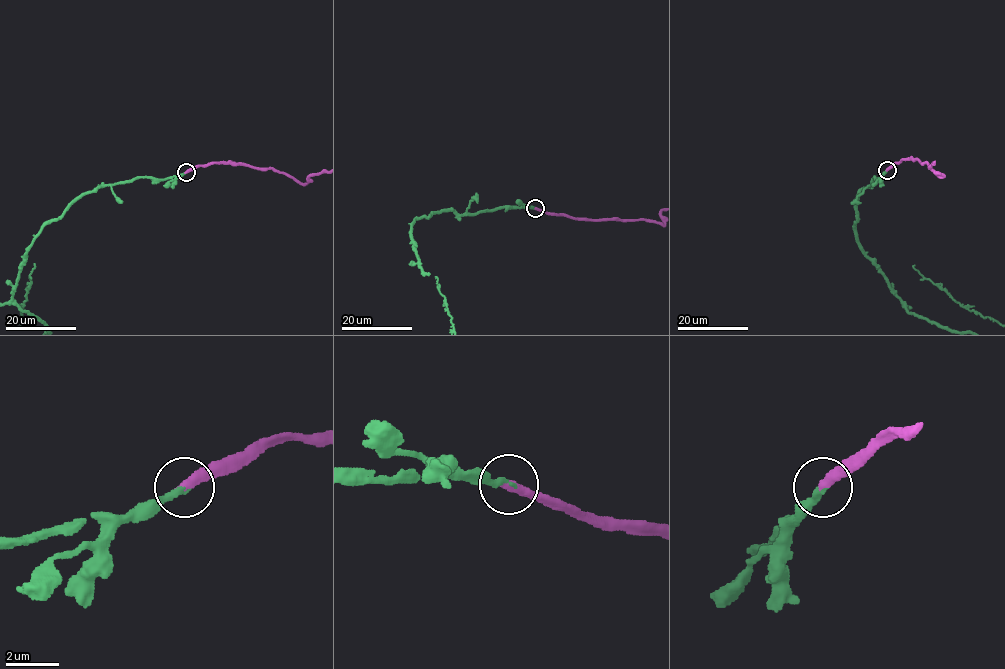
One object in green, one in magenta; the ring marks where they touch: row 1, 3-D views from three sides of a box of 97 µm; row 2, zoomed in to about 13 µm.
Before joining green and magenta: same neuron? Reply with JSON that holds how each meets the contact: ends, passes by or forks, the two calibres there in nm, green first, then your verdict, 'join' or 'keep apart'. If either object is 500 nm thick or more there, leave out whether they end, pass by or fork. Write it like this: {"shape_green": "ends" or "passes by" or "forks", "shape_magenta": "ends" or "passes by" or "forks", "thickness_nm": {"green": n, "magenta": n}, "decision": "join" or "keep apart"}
{"shape_green": "ends", "shape_magenta": "ends", "thickness_nm": {"green": 240, "magenta": 380}, "decision": "join"}

